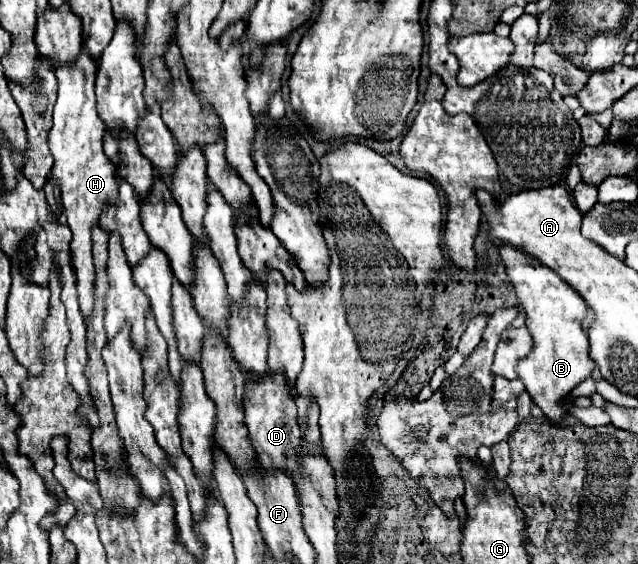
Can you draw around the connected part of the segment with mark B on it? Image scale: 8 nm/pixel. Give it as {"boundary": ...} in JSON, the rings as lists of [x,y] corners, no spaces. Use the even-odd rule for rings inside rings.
{"boundary":[[[510,244],[502,246],[500,254],[508,278],[514,284],[518,300],[526,312],[526,328],[534,338],[532,354],[520,360],[516,368],[518,378],[526,386],[532,402],[540,406],[546,418],[558,426],[558,422],[562,422],[562,418],[568,414],[572,390],[590,378],[594,370],[594,364],[588,358],[588,334],[582,330],[582,320],[586,318],[588,306],[568,282],[564,282],[554,270],[536,258]]]}

